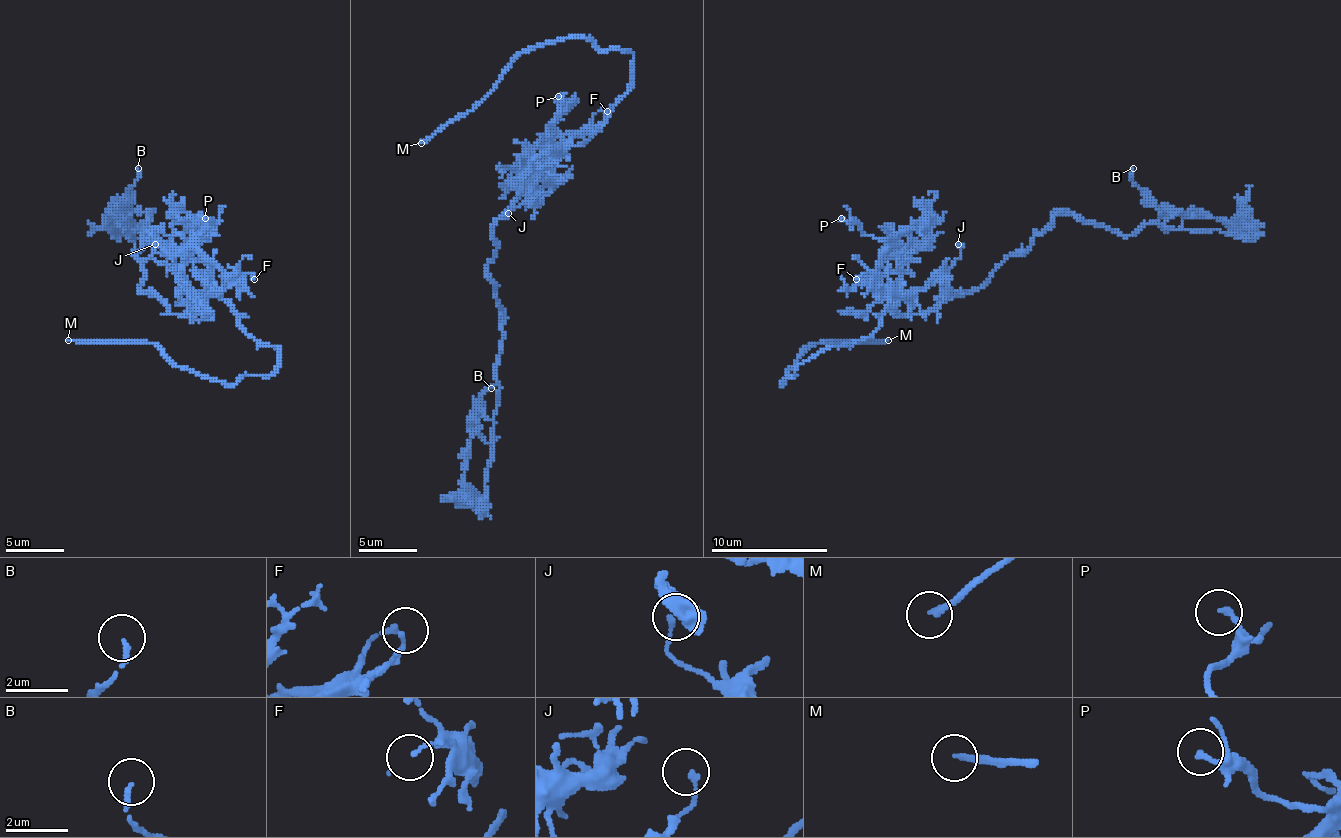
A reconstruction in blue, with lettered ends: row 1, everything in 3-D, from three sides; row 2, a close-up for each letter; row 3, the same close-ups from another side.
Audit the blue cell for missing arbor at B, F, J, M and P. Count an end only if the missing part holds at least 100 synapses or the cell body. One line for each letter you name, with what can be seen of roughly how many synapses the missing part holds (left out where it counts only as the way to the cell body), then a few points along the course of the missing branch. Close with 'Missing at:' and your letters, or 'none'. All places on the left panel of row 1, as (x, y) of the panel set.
Missing at: M

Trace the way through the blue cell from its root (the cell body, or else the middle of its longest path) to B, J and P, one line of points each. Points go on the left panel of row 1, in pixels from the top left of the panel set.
B: (158, 299), (140, 291), (135, 256), (149, 215), (143, 235), (143, 224), (132, 235), (111, 218), (138, 168)
J: (158, 299), (173, 314), (196, 314), (199, 311), (199, 299), (152, 256), (155, 244)
P: (158, 299), (173, 314), (193, 314), (205, 299), (213, 282), (199, 247), (210, 224), (205, 218)

